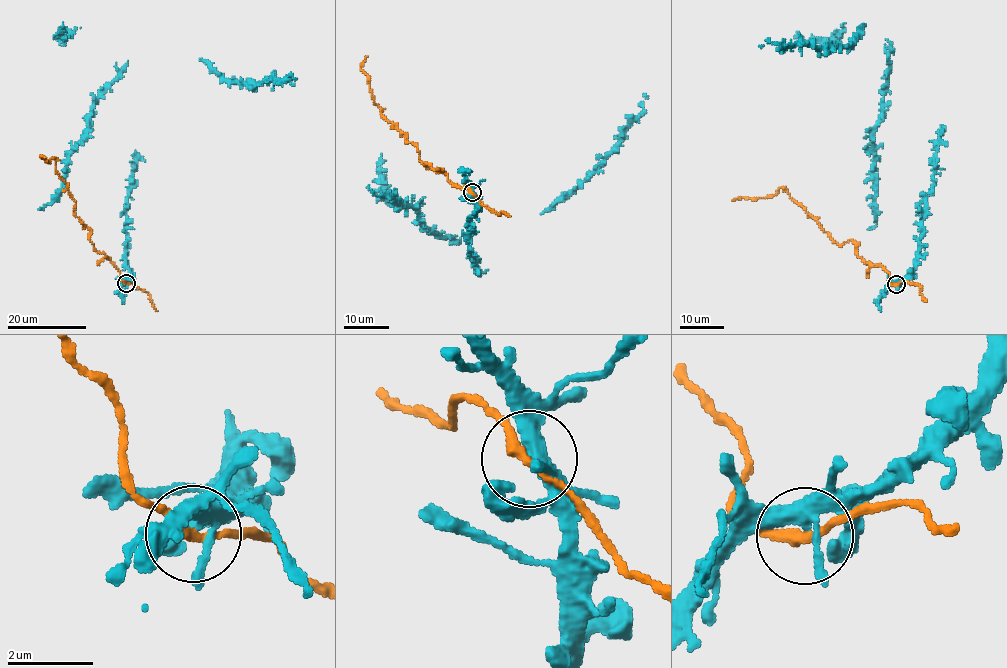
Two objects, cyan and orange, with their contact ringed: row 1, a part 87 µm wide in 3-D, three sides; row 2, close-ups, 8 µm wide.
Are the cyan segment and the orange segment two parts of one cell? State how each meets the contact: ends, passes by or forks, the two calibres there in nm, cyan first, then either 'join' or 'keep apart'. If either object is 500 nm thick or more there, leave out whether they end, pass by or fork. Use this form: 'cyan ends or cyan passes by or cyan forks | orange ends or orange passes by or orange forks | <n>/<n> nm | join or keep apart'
cyan forks | orange passes by | 320/200 nm | join

